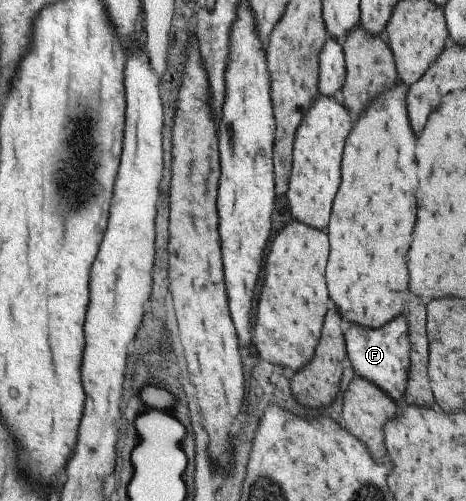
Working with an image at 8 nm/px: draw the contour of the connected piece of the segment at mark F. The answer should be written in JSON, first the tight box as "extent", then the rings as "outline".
{"extent":[343,316,409,408],"outline":[[[398,316],[396,320],[392,319],[389,323],[377,329],[362,328],[358,325],[350,326],[343,339],[345,340],[345,353],[350,366],[353,368],[353,374],[367,380],[374,386],[377,386],[382,392],[385,392],[395,402],[396,408],[398,408],[398,400],[403,397],[409,369],[409,336],[404,318]]]}

